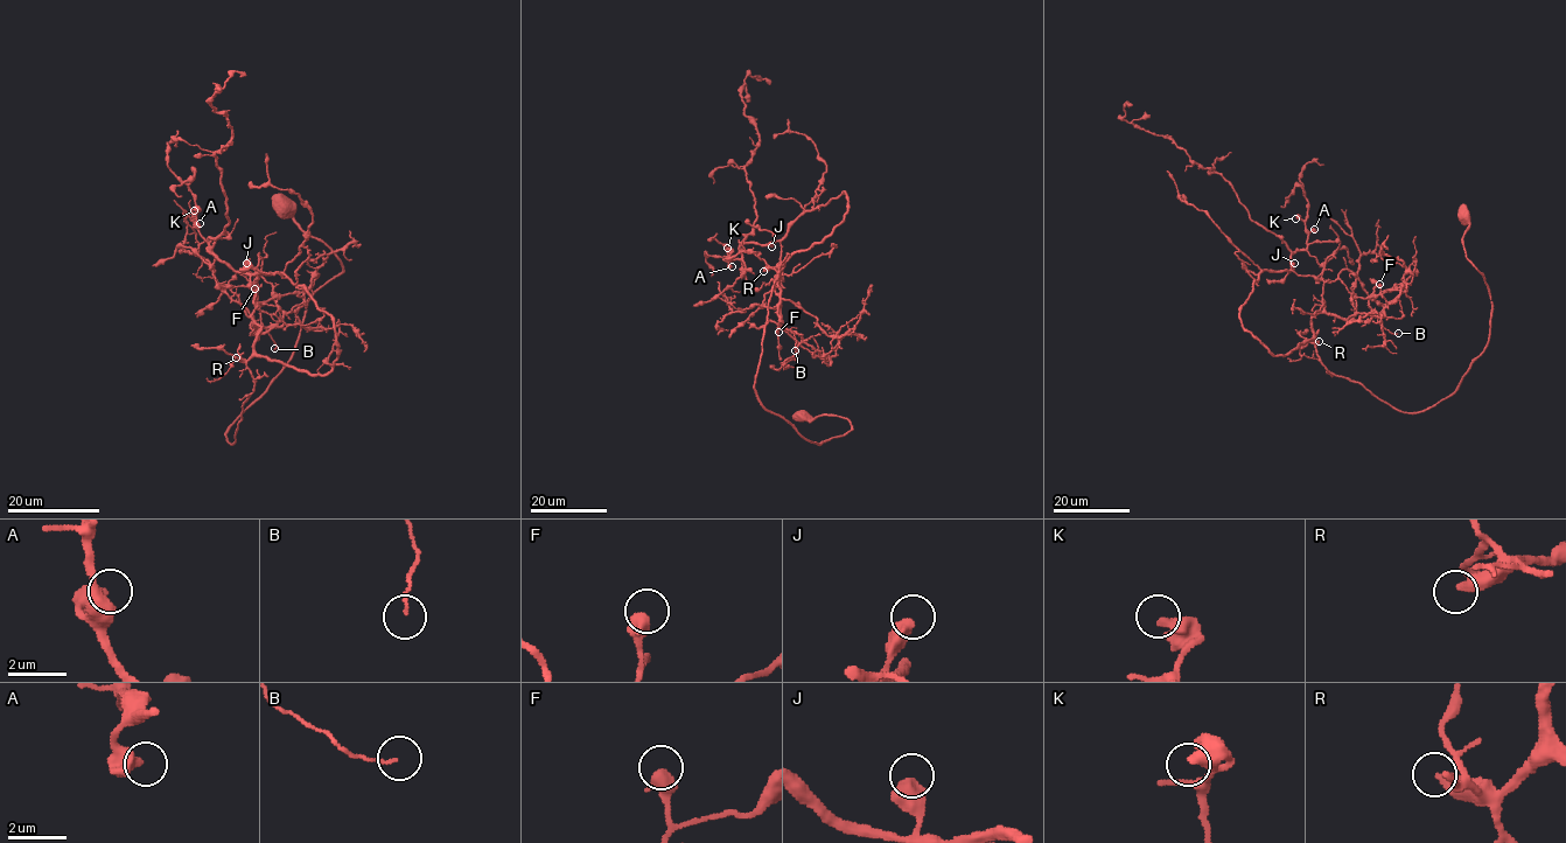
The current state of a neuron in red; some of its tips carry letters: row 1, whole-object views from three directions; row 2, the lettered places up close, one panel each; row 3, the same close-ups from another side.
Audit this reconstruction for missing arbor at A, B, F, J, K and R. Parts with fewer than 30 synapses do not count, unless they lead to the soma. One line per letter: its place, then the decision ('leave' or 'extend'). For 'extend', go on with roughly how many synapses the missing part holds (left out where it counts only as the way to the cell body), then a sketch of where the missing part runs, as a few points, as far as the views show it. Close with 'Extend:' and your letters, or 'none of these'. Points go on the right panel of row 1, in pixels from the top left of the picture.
A: place (1314, 229); leave
B: place (1398, 333); leave
F: place (1379, 284); leave
J: place (1294, 263); leave
K: place (1295, 218); leave
R: place (1319, 341); extend; 60 synapses; course (1319, 341), (1327, 327), (1354, 306), (1360, 294), (1377, 283), (1400, 276), (1409, 284), (1409, 294)
Extend: R

